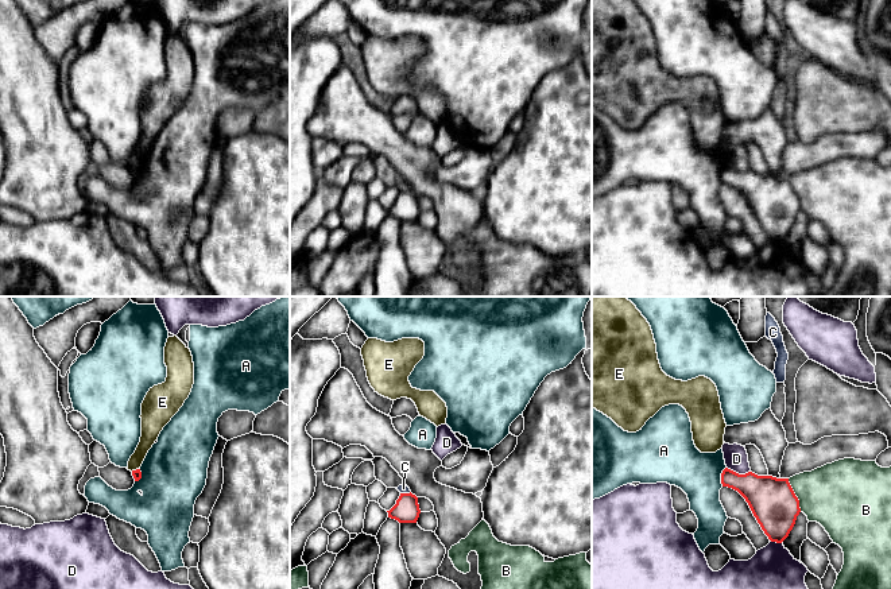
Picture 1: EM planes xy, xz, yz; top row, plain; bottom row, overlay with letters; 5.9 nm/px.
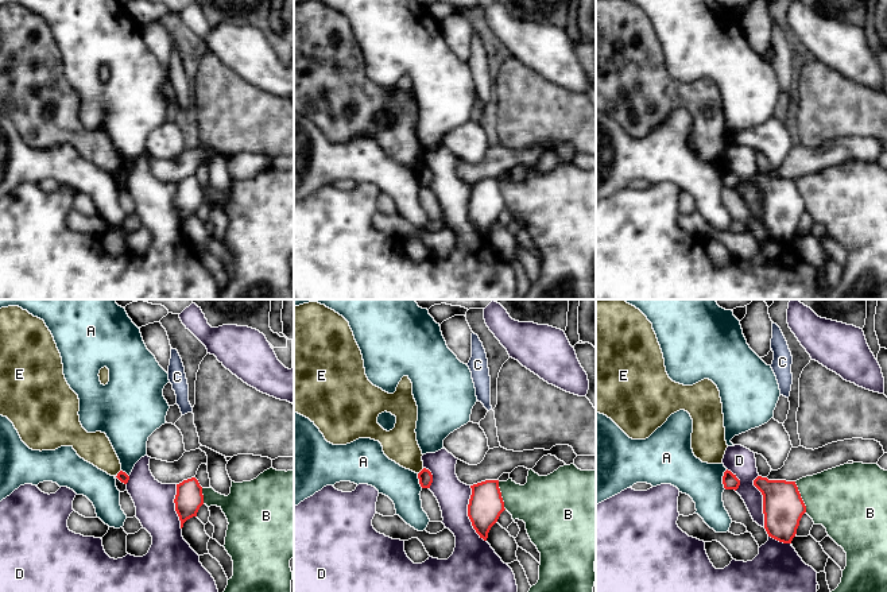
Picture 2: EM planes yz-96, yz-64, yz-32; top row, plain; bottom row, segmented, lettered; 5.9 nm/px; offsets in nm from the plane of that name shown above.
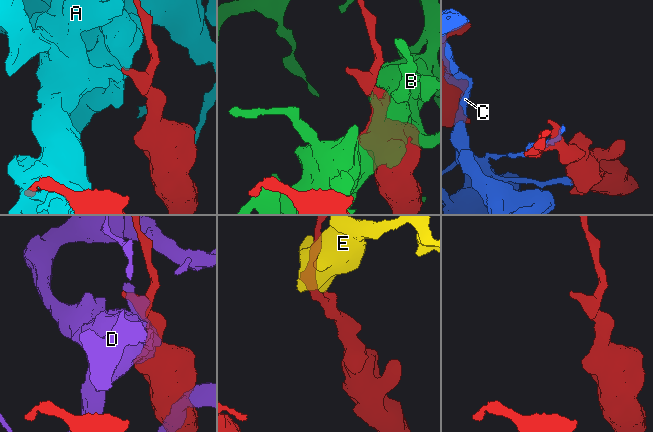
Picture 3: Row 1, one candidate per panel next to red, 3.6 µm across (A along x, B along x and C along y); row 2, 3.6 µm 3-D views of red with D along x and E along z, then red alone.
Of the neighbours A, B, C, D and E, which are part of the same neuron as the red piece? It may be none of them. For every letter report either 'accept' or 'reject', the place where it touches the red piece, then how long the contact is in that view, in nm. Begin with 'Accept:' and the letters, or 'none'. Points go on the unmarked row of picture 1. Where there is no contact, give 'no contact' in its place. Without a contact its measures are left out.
Accept: none
A: reject; contact yz (721, 174); length 120 nm
B: reject; contact yz (794, 193); length 220 nm
C: reject; contact xz (405, 192); length 70 nm
D: reject; contact yz (738, 171); length 150 nm
E: reject; contact xy (136, 167); length 60 nm

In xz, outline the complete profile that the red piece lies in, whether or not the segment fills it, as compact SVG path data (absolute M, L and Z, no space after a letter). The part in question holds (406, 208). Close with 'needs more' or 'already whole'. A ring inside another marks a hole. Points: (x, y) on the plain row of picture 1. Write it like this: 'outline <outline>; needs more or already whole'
outline M400 191L396 202L387 209L388 216L398 218L399 221L417 221L421 208L418 195L410 191Z; already whole

